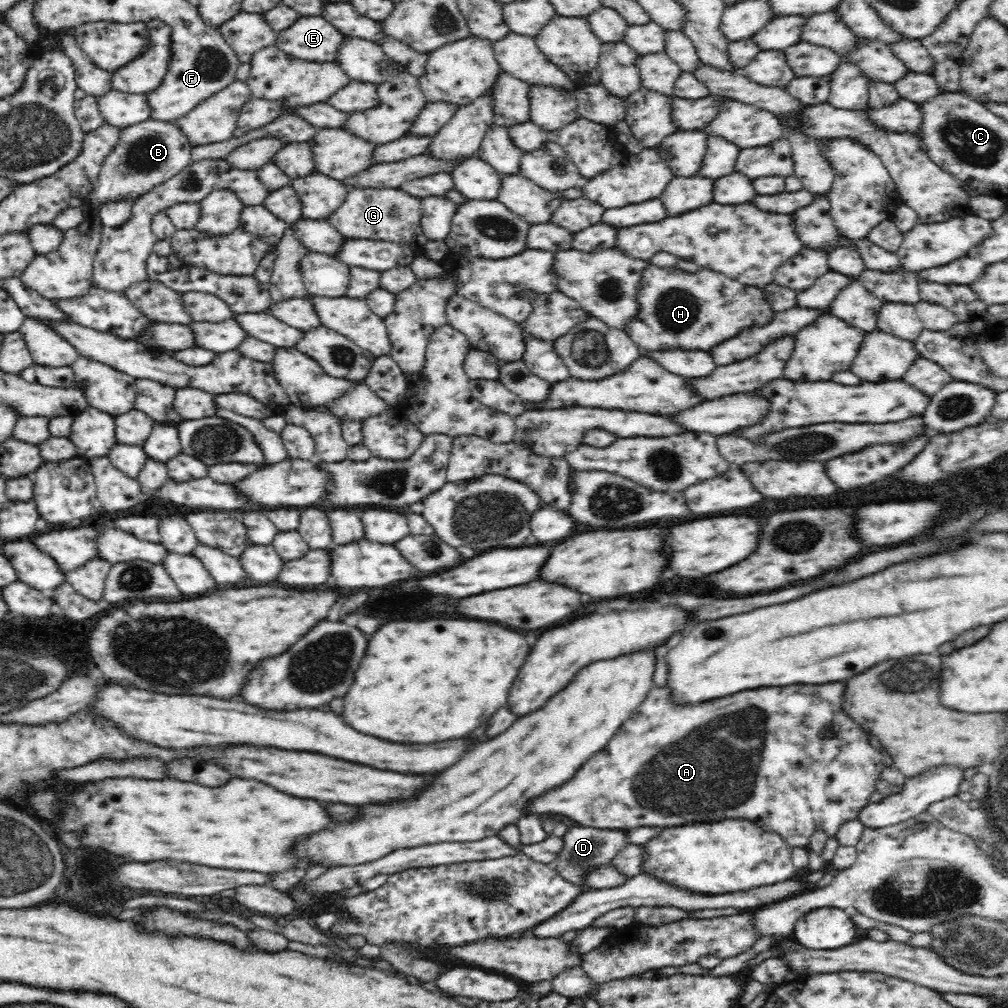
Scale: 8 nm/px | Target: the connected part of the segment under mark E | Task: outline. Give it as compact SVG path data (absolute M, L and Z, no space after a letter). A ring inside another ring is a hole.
M318 15L298 18L292 26L277 33L275 45L303 61L334 62L342 42L344 35Z

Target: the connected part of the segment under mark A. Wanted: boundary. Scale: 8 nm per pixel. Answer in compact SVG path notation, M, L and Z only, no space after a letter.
M842 682L744 690L728 698L686 706L674 704L668 688L654 688L610 744L590 758L566 786L534 800L528 814L560 814L582 826L618 830L747 818L778 833L791 848L806 848L814 830L822 828L834 837L842 823L858 818L887 762L884 751L874 748L868 734L844 712Z

